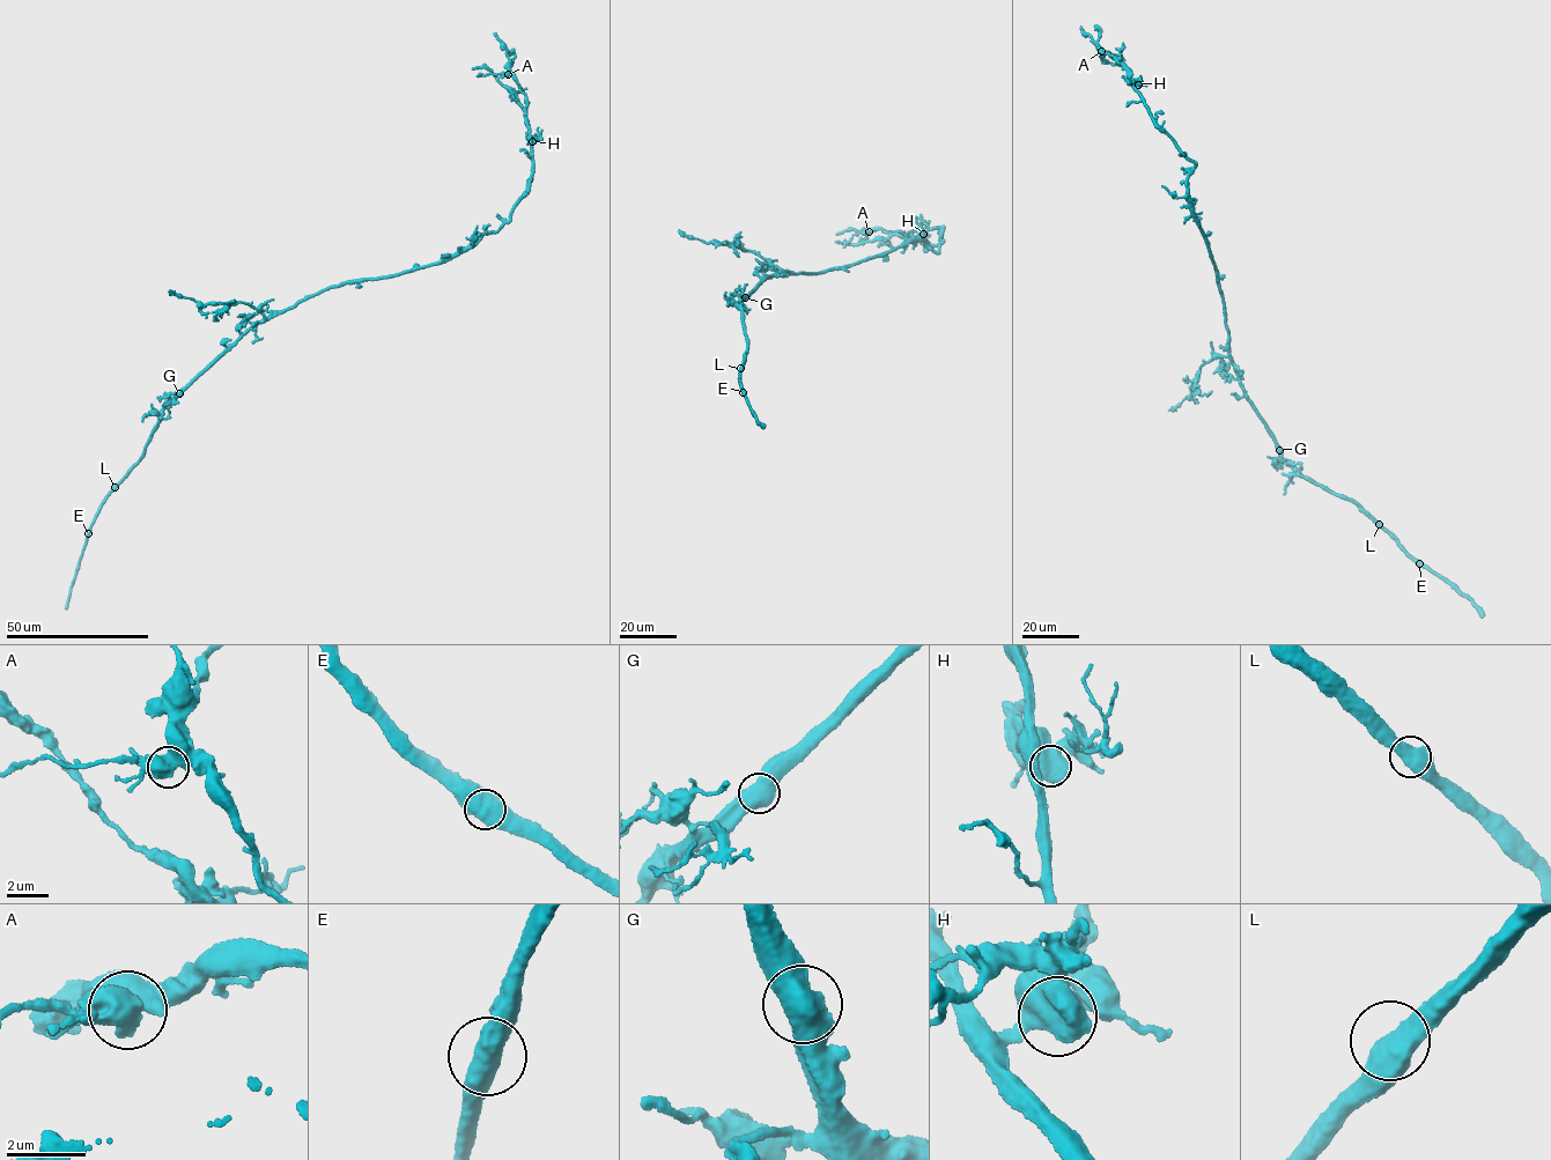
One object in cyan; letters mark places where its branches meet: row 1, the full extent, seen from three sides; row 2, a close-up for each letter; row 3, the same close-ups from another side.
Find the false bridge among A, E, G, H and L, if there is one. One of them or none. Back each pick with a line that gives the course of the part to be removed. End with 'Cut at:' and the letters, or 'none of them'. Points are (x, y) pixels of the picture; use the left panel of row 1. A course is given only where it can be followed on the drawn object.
Cut at: none of them

